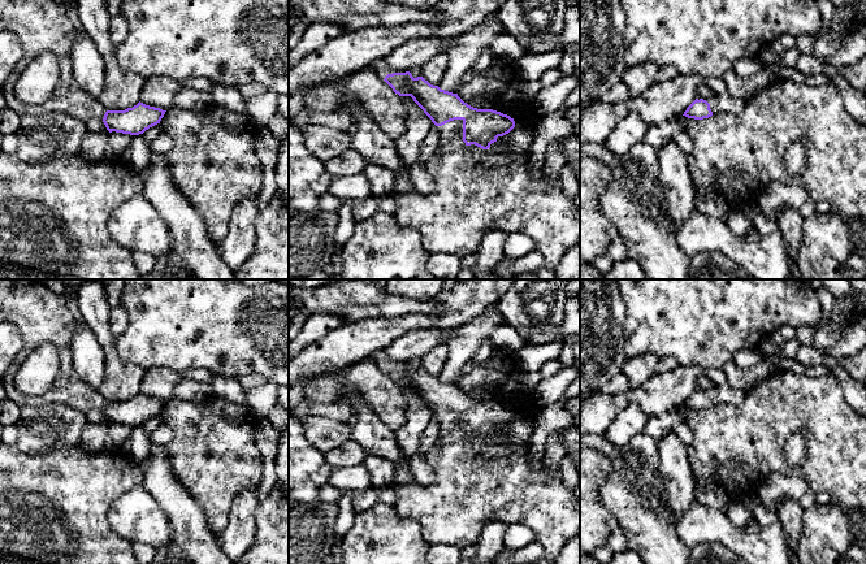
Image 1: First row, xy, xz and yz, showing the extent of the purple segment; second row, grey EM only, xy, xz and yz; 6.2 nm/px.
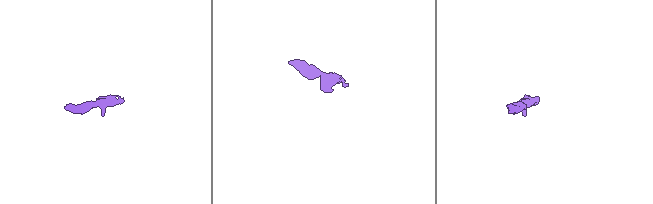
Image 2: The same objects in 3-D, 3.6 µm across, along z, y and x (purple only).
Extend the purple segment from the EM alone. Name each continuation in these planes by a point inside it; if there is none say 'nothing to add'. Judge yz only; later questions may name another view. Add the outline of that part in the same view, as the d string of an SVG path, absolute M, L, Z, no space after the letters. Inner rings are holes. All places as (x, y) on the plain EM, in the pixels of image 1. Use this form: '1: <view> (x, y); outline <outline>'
1: yz (726, 394); outline M728 383L723 386L715 386L711 389L705 389L703 391L706 391L710 395L713 407L718 407L723 404L737 405L741 404L746 398L746 391L735 389Z

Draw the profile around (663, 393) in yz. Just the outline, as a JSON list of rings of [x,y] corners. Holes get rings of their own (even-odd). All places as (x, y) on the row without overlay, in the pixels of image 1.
[[[679,365],[671,372],[653,376],[638,389],[629,390],[629,402],[638,404],[649,416],[680,411],[705,373],[706,369],[698,366]]]

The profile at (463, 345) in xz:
[[[497,304],[490,305],[481,316],[475,317],[466,326],[459,326],[447,339],[449,357],[438,376],[441,381],[458,385],[466,376],[463,366],[473,360],[481,343],[505,322]]]

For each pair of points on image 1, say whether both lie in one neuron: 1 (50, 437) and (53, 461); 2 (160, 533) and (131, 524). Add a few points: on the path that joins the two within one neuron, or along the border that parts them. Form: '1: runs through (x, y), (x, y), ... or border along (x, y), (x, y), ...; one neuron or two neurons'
1: border along (77, 443), (35, 451), (22, 448); two neurons
2: runs through (154, 529), (147, 524), (138, 524); one neuron

